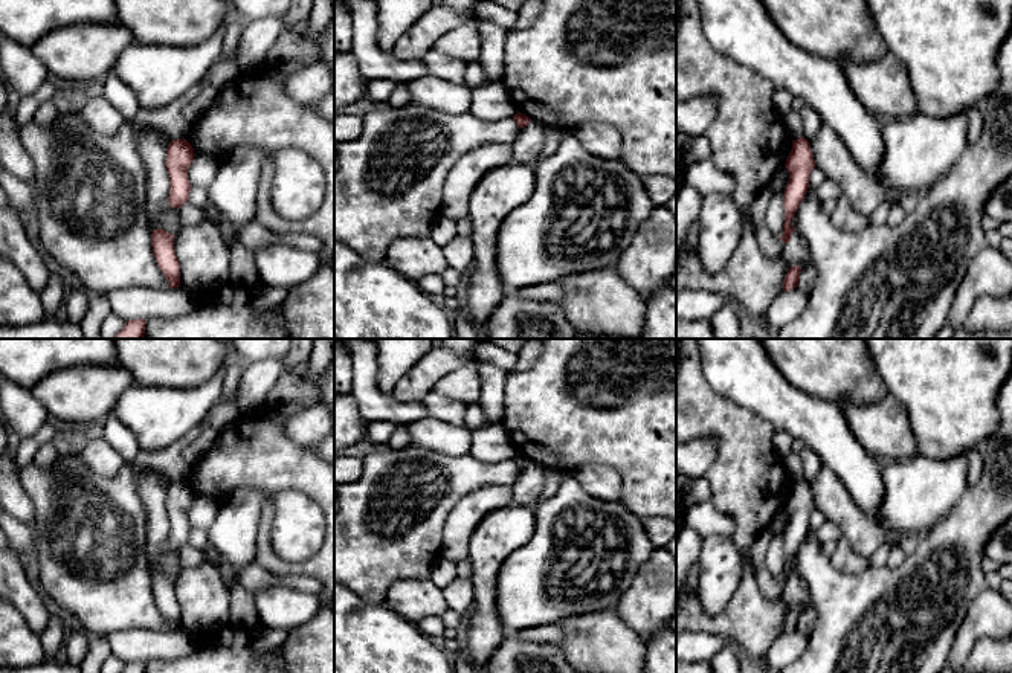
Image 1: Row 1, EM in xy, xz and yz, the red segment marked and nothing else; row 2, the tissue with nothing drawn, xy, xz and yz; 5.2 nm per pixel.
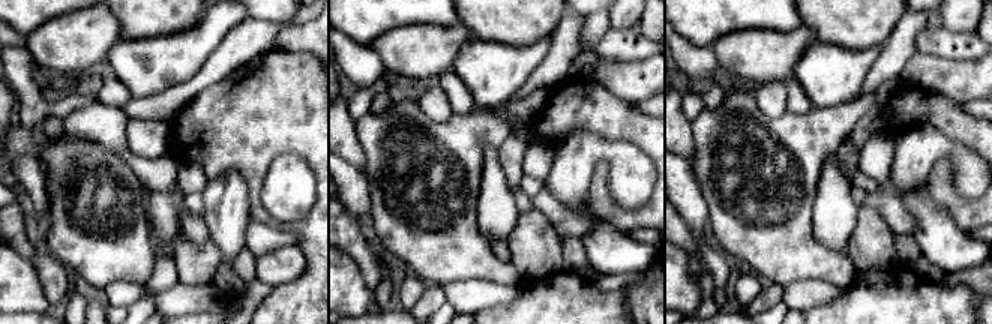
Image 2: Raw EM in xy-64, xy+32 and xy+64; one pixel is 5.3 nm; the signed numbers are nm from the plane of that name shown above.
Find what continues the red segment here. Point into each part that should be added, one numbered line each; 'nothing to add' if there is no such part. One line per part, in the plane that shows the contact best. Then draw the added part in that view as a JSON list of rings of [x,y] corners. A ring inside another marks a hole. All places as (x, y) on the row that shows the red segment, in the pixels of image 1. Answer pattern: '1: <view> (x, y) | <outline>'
nothing to add

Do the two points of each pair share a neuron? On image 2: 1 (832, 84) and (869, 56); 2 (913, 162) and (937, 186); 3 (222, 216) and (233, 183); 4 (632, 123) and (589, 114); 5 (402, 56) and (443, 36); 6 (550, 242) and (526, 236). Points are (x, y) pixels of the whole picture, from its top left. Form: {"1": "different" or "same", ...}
{"1": "same", "2": "different", "3": "same", "4": "same", "5": "same", "6": "same"}

